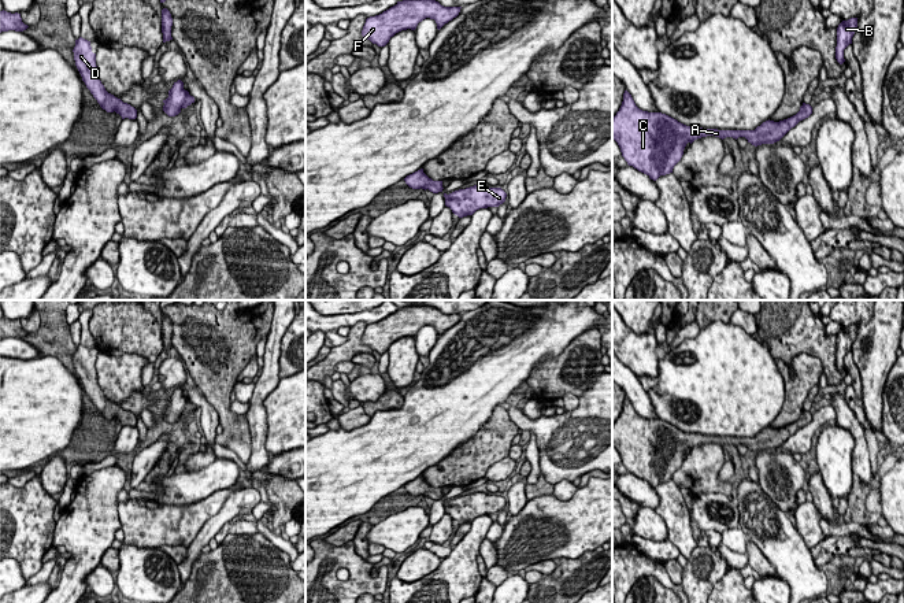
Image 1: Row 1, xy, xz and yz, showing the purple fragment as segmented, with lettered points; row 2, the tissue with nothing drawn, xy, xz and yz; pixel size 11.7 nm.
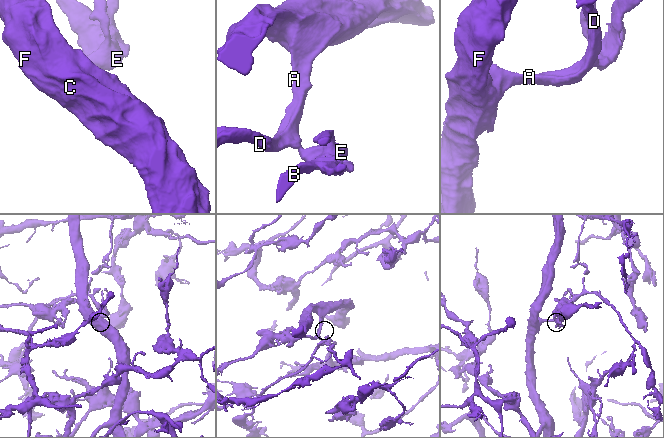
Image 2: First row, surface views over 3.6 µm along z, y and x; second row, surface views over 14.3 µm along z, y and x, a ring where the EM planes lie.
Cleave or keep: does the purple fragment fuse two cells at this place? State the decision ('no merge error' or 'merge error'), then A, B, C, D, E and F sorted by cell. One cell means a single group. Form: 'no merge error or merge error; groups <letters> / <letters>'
no merge error; groups A B C D E F

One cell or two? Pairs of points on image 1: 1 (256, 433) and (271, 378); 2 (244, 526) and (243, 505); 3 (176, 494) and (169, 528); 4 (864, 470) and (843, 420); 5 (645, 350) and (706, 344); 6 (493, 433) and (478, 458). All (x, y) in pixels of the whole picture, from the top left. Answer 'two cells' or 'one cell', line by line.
1: one cell
2: two cells
3: two cells
4: one cell
5: two cells
6: one cell

